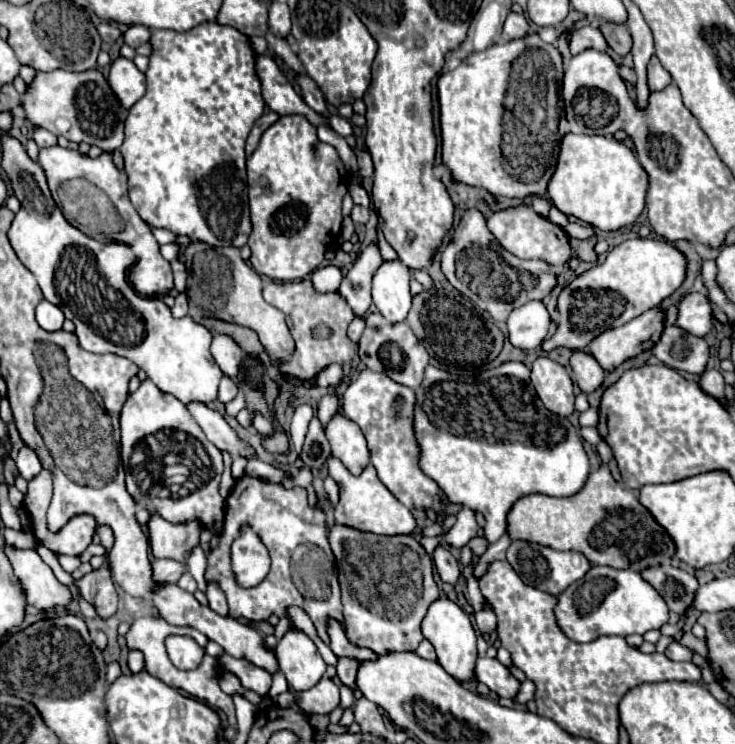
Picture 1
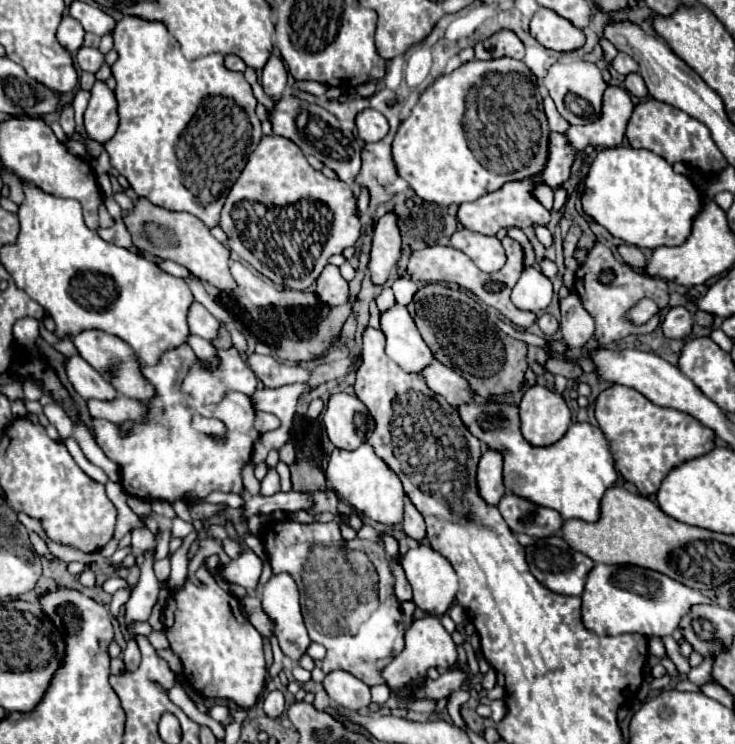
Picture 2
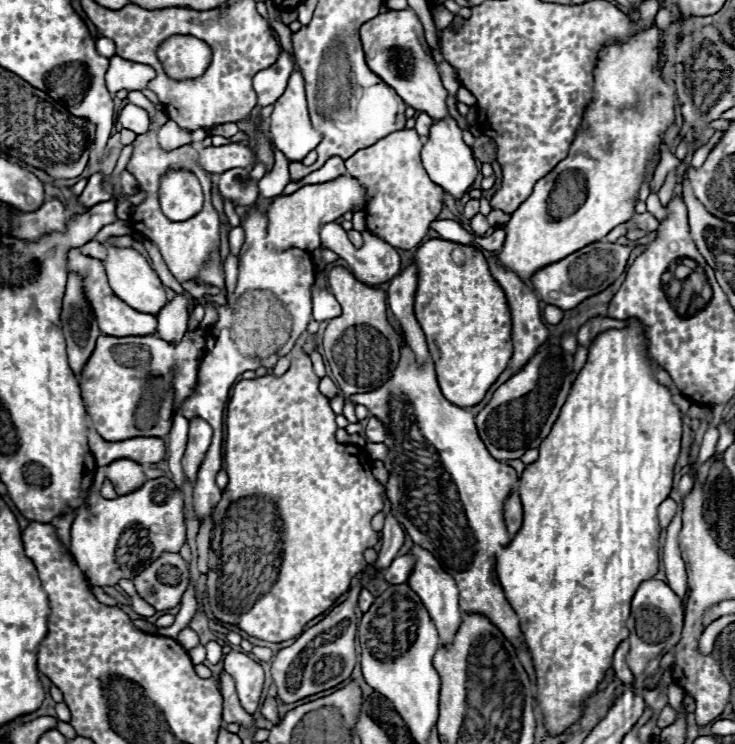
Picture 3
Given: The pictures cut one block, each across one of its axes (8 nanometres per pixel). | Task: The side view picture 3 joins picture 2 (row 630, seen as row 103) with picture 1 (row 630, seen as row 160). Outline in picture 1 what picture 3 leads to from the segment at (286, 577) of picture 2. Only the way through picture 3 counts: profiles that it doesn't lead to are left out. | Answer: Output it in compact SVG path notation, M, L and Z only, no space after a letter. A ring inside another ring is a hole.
M288 630L286 636L278 640L276 660L294 692L312 688L326 672L326 662L318 654L316 644L302 630Z

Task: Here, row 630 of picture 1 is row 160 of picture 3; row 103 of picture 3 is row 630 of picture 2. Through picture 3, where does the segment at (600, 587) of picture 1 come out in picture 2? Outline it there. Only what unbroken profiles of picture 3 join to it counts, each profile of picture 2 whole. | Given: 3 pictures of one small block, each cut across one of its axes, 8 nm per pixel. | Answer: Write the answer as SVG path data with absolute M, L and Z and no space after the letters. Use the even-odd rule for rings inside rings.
M596 564L586 580L582 594L582 622L598 636L618 636L638 632L644 636L666 636L678 628L678 622L696 604L710 600L698 590L688 588L660 572L640 566Z

